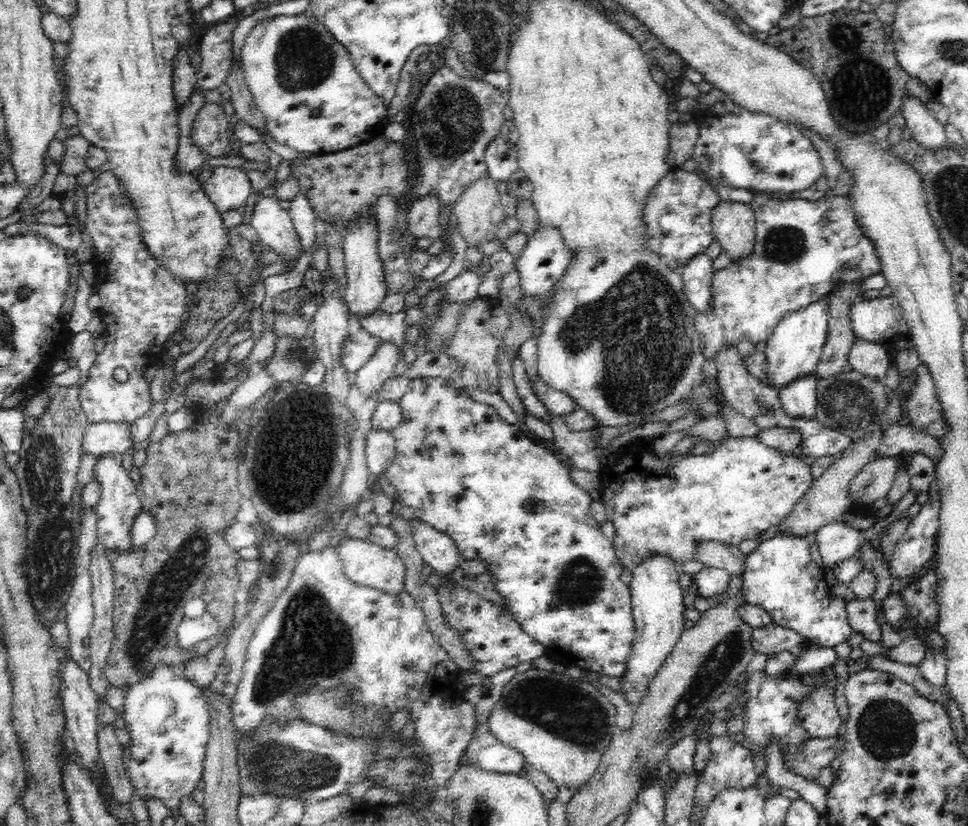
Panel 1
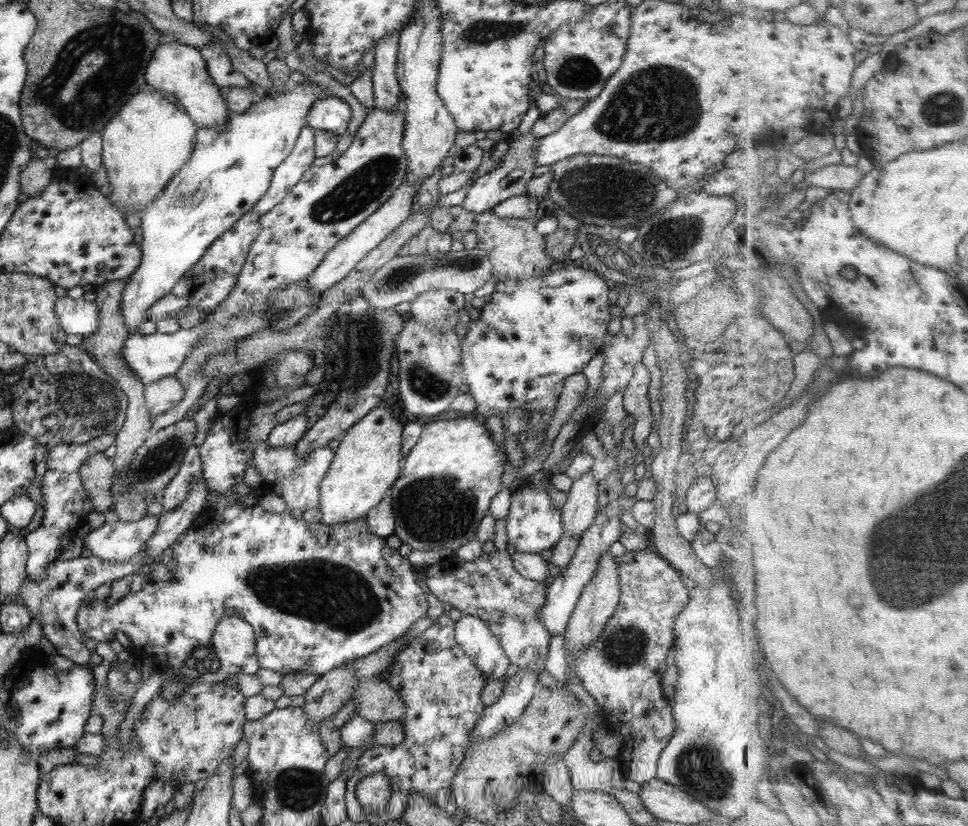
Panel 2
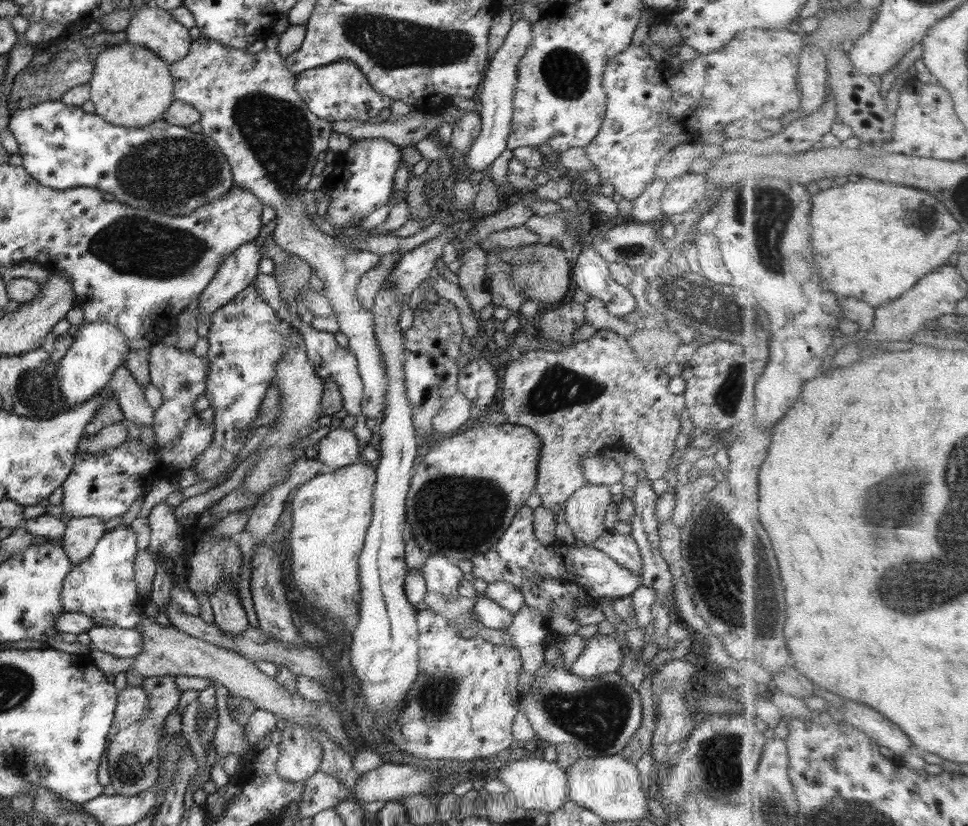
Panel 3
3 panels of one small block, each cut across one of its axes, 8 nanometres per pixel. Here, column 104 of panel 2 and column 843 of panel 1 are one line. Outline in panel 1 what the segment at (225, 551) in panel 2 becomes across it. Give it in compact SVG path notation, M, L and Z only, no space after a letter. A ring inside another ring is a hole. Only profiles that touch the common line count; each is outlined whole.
M778 534L759 543L745 558L743 598L750 604L761 606L770 614L774 623L795 630L808 643L830 648L846 642L853 630L847 619L845 600L834 595L835 589L830 589L825 574L822 574L820 566L812 560L808 549L808 540L798 535Z

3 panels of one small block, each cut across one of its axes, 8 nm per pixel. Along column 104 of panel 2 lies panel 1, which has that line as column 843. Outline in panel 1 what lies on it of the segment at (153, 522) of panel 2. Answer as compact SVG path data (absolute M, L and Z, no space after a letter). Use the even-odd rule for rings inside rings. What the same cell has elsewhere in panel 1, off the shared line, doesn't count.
M834 520L815 533L823 564L831 568L846 558L860 559L860 548L870 537L868 530L857 530L841 520Z

